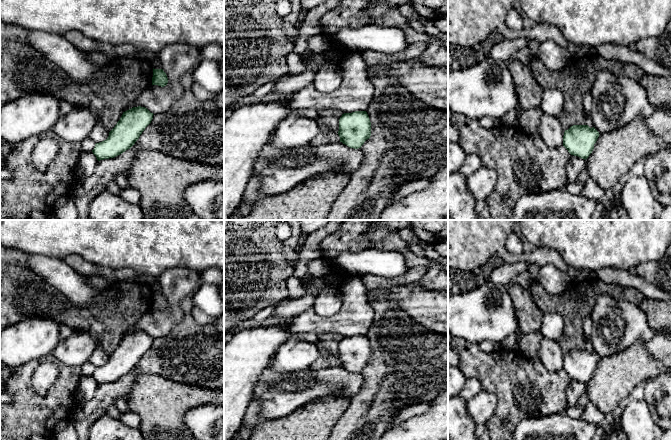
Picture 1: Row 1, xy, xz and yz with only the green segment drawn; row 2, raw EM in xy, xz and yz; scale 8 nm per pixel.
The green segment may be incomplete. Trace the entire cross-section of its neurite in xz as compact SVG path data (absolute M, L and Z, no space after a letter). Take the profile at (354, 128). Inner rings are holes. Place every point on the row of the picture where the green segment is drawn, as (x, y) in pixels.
M366 111L344 113L339 119L340 142L358 149L371 136L371 122Z

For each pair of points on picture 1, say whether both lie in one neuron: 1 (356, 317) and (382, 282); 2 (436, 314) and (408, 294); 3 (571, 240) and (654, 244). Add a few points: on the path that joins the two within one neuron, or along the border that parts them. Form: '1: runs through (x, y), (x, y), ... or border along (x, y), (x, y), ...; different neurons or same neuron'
1: border along (360, 278), (368, 290); different neurons
2: runs through (429, 309), (415, 301); same neuron
3: runs through (592, 240), (633, 240); same neuron

